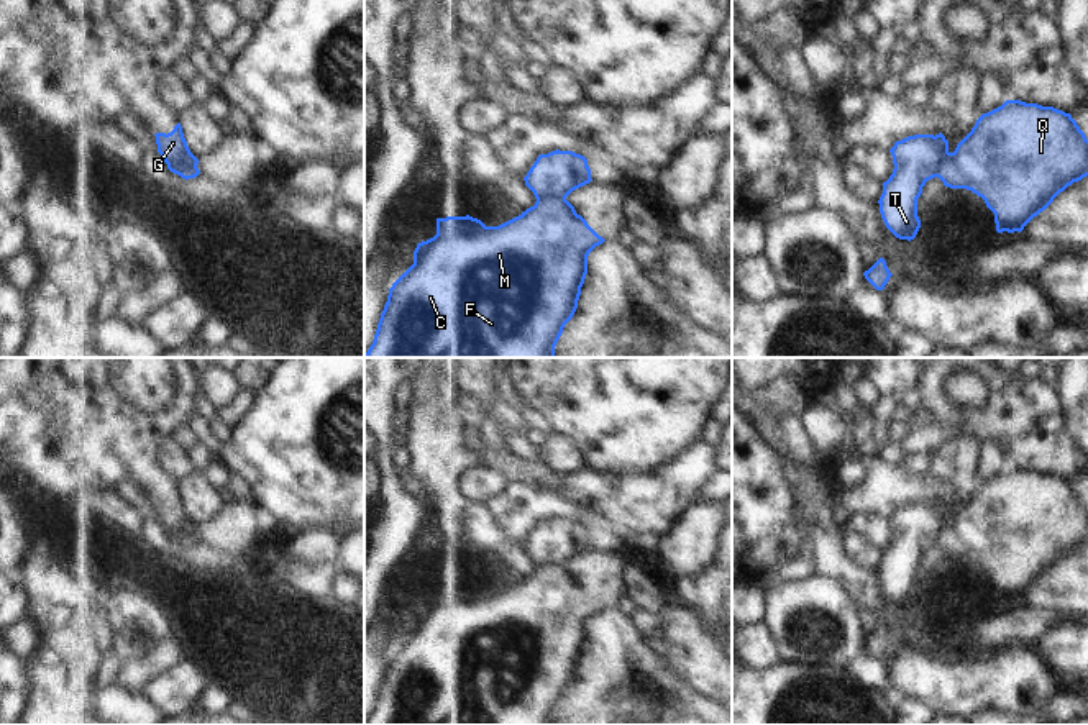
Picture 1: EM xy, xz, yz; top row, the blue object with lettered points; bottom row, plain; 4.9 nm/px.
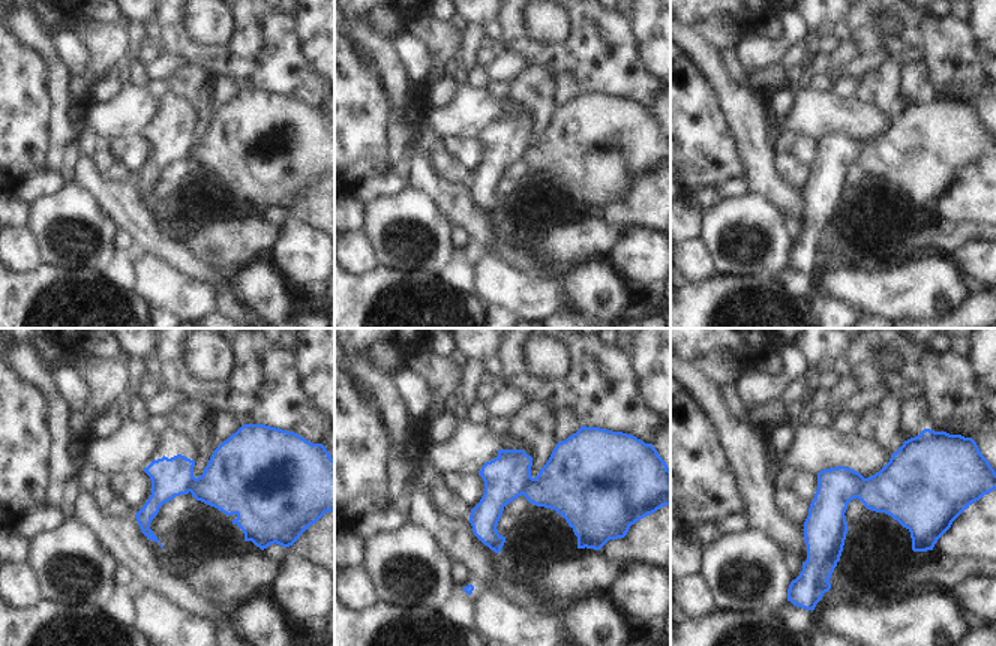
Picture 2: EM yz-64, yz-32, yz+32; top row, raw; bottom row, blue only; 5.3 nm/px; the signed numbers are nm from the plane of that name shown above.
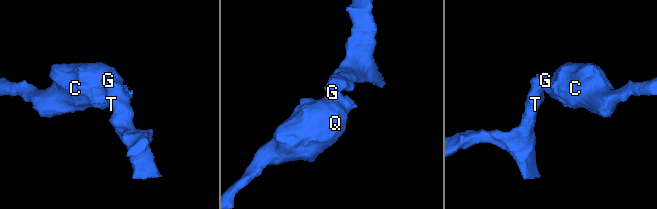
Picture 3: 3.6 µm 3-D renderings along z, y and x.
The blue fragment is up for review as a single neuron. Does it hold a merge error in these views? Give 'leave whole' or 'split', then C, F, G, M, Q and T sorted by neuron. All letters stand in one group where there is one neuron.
split; groups C F M Q / G T

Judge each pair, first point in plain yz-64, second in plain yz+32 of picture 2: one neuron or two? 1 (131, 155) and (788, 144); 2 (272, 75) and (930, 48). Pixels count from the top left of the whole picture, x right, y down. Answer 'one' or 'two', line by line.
1: one
2: one

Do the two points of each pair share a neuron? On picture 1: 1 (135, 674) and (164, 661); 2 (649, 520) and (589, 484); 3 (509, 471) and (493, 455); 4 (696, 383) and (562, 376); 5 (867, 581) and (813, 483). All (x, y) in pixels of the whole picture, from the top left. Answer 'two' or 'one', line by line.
1: one
2: one
3: one
4: one
5: one

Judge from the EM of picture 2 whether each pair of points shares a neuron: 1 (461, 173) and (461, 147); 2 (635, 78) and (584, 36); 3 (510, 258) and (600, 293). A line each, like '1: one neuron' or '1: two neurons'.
1: two neurons
2: one neuron
3: two neurons

